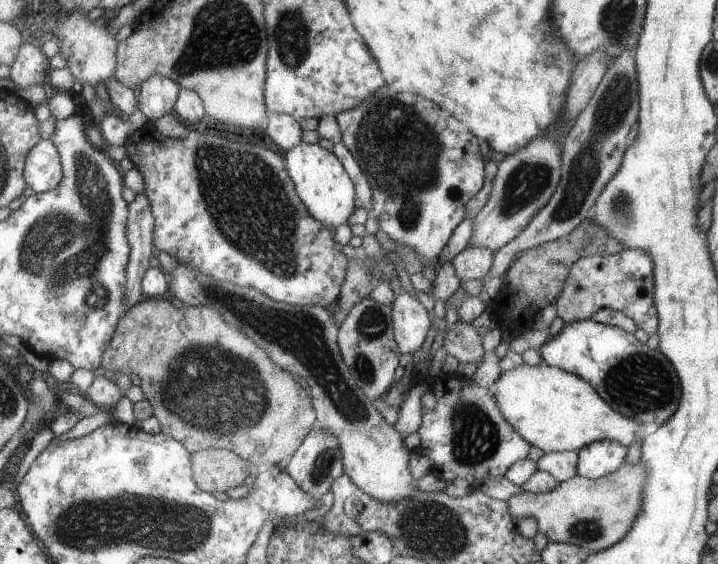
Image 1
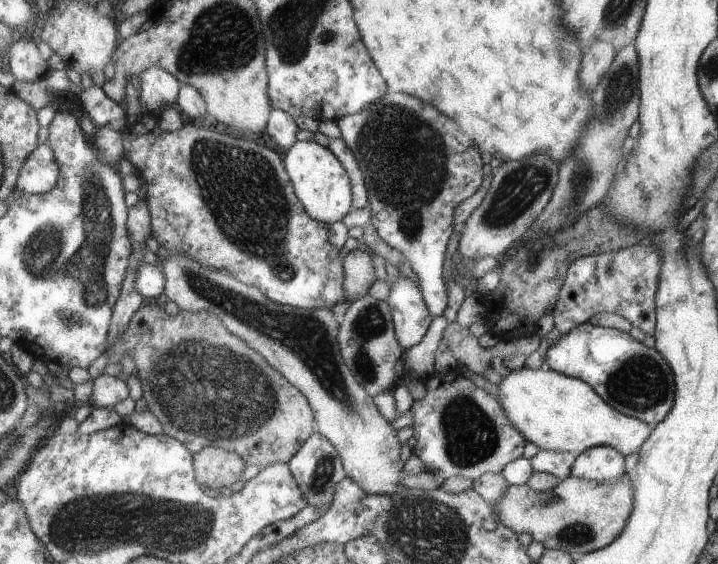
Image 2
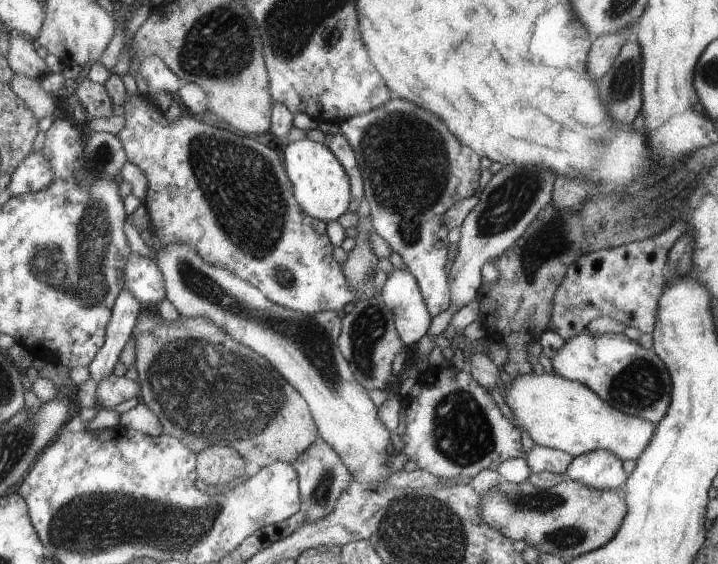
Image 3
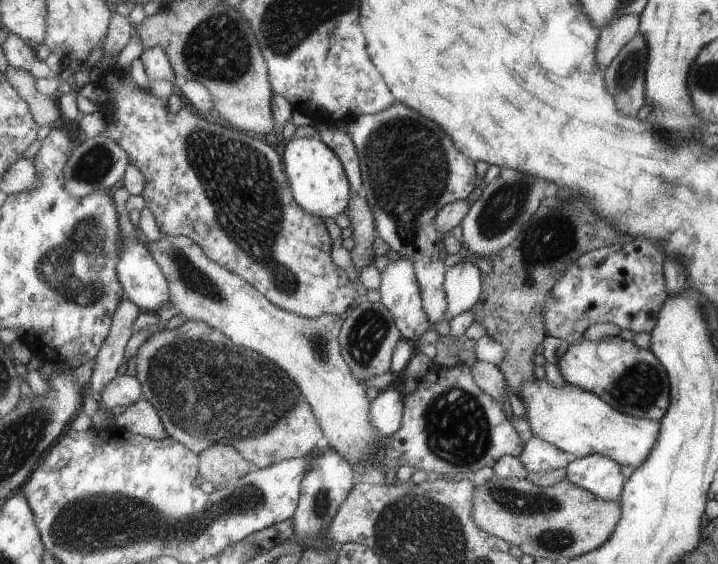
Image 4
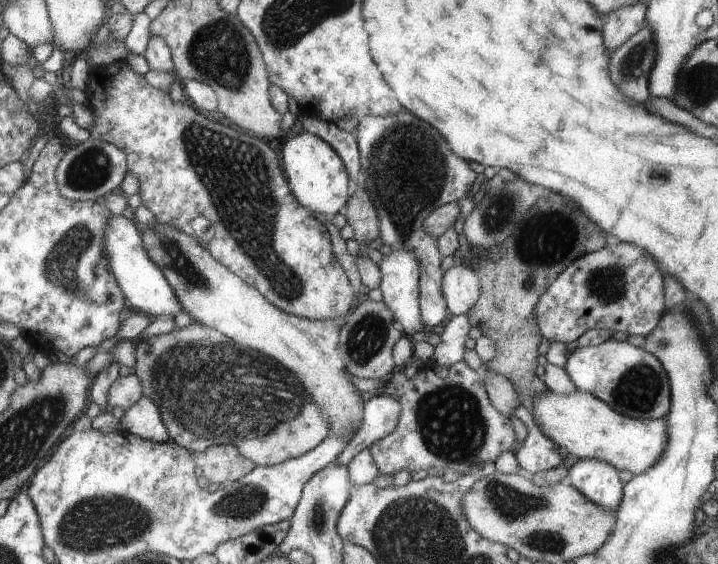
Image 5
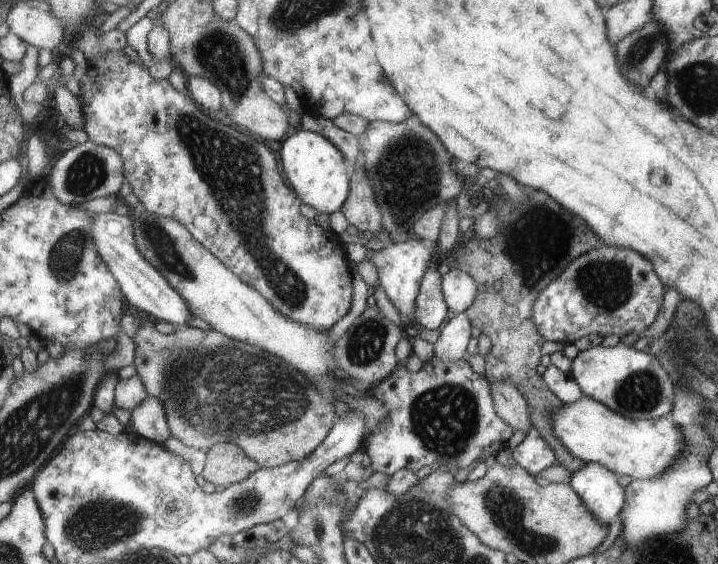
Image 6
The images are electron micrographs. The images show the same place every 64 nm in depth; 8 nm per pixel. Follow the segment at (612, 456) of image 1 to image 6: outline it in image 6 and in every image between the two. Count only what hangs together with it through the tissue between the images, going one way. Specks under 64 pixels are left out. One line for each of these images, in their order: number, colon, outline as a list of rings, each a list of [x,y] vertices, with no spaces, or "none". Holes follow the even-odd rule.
2: [[[597,446],[589,452],[583,452],[573,466],[573,476],[581,480],[613,482],[627,476],[625,454],[613,446]]]
3: [[[597,450],[575,458],[565,476],[609,492],[623,488],[631,478],[631,474],[623,468],[623,462],[625,460],[613,450]]]
4: [[[591,454],[587,458],[577,458],[569,468],[569,482],[579,484],[593,492],[595,496],[603,500],[621,500],[625,492],[625,484],[629,482],[627,476],[623,476],[621,462],[613,460],[605,454]]]
5: [[[577,460],[569,468],[569,482],[609,510],[619,510],[625,500],[625,484],[619,468],[605,460]]]
6: [[[593,462],[577,470],[571,486],[585,498],[595,516],[609,526],[627,506],[627,490],[621,484],[621,476],[605,464]]]

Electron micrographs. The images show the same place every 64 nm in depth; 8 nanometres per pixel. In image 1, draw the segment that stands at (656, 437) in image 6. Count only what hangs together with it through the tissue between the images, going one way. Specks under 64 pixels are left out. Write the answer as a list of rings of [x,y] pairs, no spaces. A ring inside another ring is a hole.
[[[541,362],[539,366],[517,366],[511,372],[503,372],[491,386],[493,398],[507,418],[507,422],[535,448],[543,452],[579,452],[581,448],[599,442],[613,440],[623,446],[631,446],[643,438],[641,422],[627,418],[613,410],[597,390],[583,378]]]

